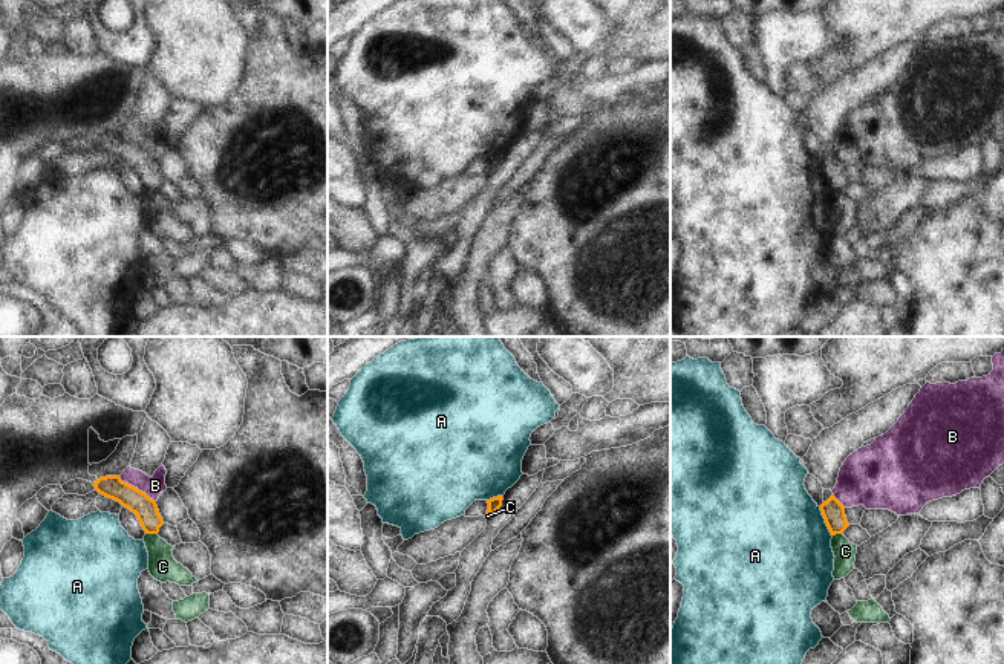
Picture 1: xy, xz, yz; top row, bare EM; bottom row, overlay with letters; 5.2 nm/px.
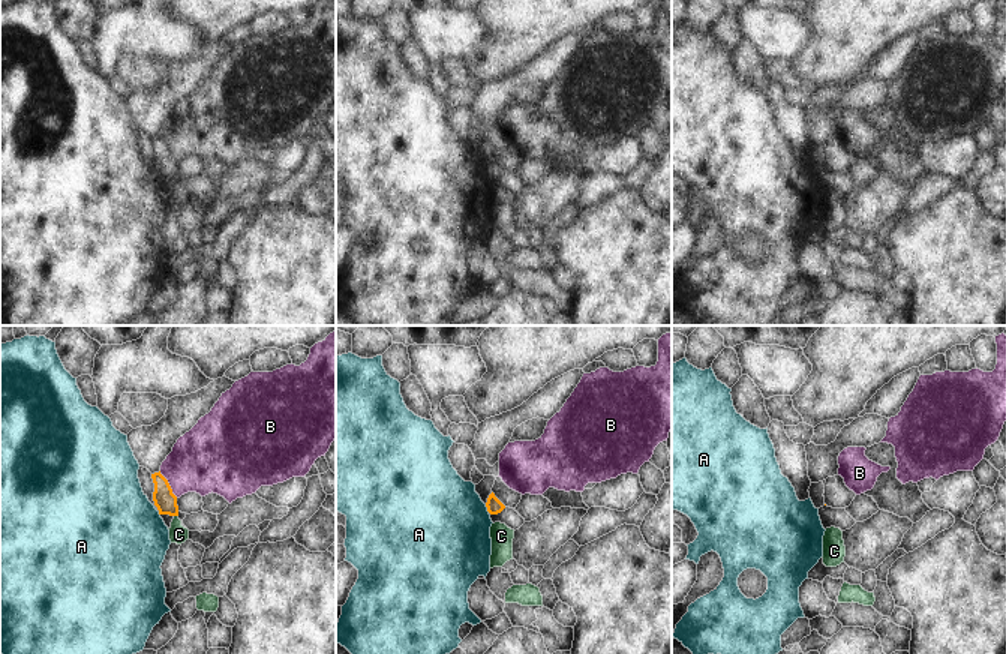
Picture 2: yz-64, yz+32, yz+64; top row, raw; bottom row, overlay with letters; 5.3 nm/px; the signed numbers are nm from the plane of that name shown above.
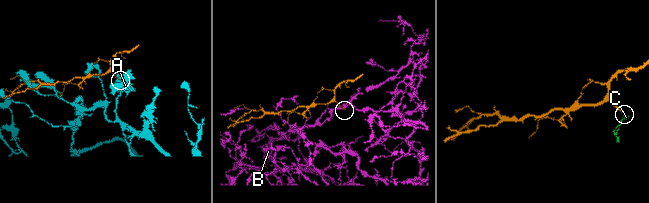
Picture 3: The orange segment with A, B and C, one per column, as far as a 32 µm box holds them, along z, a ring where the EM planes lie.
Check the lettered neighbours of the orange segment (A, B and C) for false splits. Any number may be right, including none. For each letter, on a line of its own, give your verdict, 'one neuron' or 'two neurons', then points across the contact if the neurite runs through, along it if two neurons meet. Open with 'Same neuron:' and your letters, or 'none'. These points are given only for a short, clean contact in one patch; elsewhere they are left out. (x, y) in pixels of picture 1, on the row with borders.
Same neuron: none
A: two neurons
B: two neurons | along xy (118, 476), (144, 491), (155, 502)
C: two neurons | along xy (146, 533), (156, 534)

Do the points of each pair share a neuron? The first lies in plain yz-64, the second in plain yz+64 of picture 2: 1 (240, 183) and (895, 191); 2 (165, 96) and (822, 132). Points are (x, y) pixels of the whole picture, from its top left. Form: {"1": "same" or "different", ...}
{"1": "same", "2": "different"}

